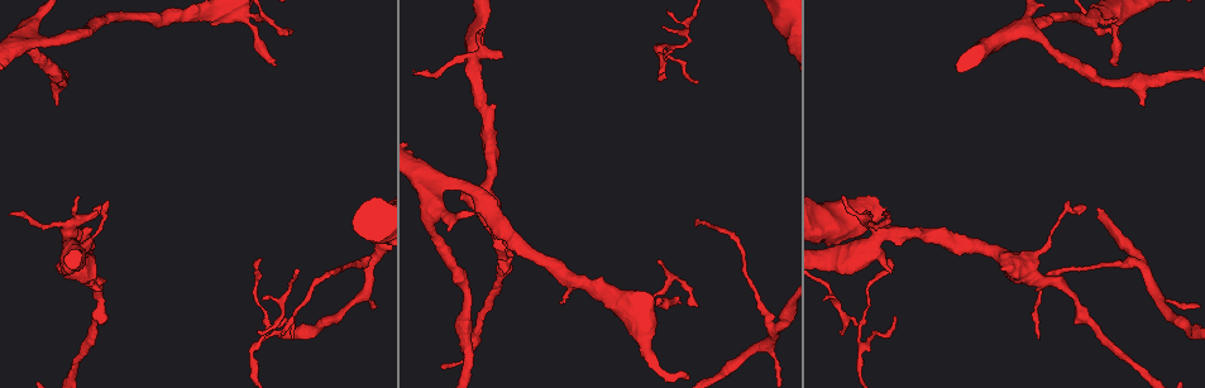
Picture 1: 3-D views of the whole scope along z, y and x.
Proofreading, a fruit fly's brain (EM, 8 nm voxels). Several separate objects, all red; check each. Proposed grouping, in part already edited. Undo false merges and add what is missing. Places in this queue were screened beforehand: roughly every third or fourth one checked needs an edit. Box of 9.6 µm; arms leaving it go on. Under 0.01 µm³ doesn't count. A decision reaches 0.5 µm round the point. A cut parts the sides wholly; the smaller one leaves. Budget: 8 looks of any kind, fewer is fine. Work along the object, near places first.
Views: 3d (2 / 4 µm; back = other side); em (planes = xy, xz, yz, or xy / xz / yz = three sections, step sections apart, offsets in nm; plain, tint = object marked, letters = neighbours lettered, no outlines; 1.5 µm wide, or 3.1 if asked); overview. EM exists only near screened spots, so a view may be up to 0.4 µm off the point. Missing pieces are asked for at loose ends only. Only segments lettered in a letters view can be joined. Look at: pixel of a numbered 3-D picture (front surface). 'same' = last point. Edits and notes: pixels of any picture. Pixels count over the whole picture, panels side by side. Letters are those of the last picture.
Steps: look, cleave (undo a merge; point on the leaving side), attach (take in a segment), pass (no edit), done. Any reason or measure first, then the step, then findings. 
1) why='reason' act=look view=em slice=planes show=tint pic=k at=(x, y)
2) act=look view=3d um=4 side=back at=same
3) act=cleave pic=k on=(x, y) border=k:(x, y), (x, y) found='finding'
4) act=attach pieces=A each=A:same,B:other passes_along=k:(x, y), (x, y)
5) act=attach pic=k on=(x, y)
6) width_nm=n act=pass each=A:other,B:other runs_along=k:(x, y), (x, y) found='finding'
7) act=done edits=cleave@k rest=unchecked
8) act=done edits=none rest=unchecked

why='thin end' act=look view=em slice=xy step=4 show=tint pic=1 at=(1115, 65)

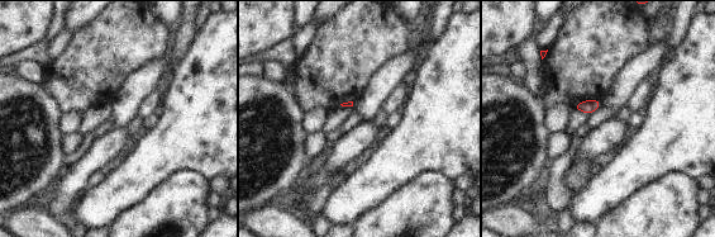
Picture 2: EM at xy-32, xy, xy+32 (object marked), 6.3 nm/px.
act=look view=em slice=planes show=letters at=same

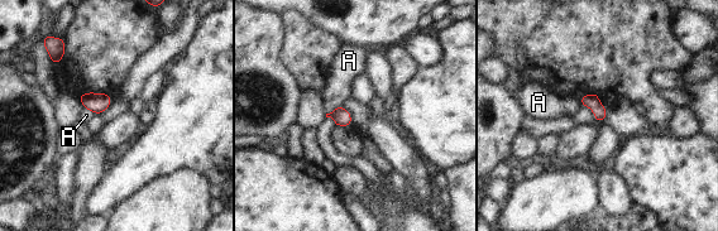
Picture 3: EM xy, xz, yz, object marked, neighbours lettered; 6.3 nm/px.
act=pass each=A:other border=3:(341, 104), (326, 114) found='none of them fits'

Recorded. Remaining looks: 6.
why='an open end' act=look view=3d um=4 side=back pic=1 at=(501, 51)

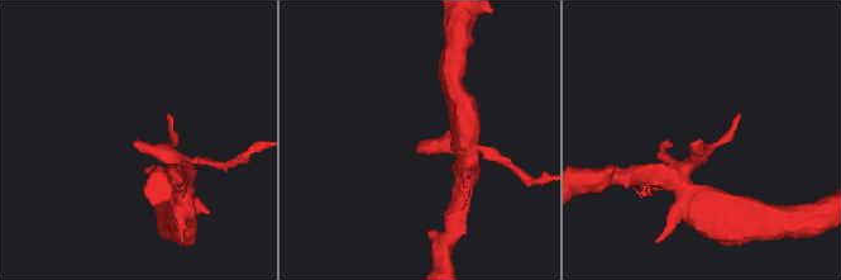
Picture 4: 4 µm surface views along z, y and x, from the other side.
why='now the EM' act=look view=em slice=xy step=4 show=letters pic=4 at=(137, 140)

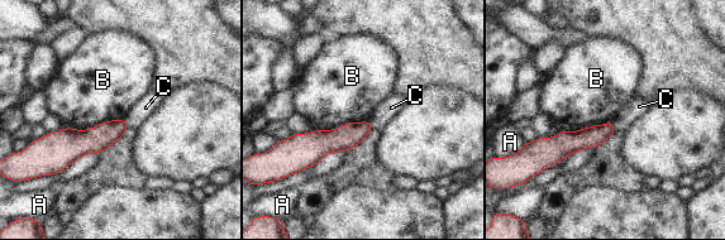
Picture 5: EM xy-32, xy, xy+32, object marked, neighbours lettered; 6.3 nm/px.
act=look view=em slice=yz step=8 show=letters at=same

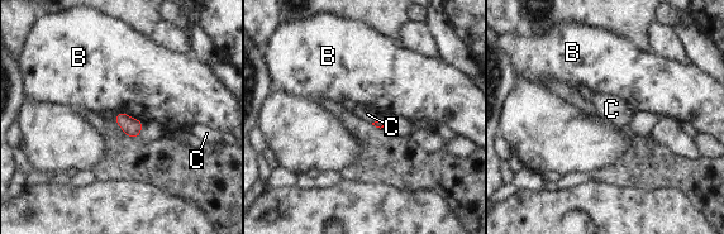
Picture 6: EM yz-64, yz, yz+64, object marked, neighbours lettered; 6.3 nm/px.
act=pass each=B:other,C:other border=6:(118, 111), (127, 113), (143, 123) found='no lettered segment goes on from it'

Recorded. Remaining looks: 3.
why='thin end' act=look view=em slice=planes show=letters pic=1 at=(258, 332)

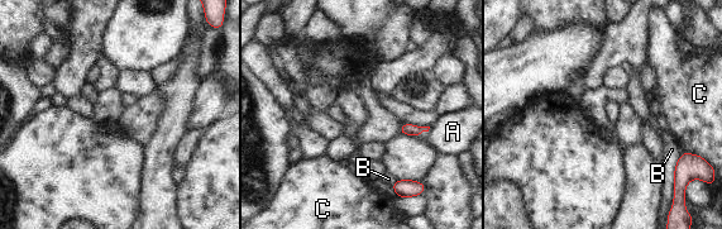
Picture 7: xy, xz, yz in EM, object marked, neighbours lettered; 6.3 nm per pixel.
act=pass each=A:other,B:other,C:other border=7:(430, 127), (428, 130) found='no lettered segment goes on from it'

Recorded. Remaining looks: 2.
act=done edits=none rest=unchecked

